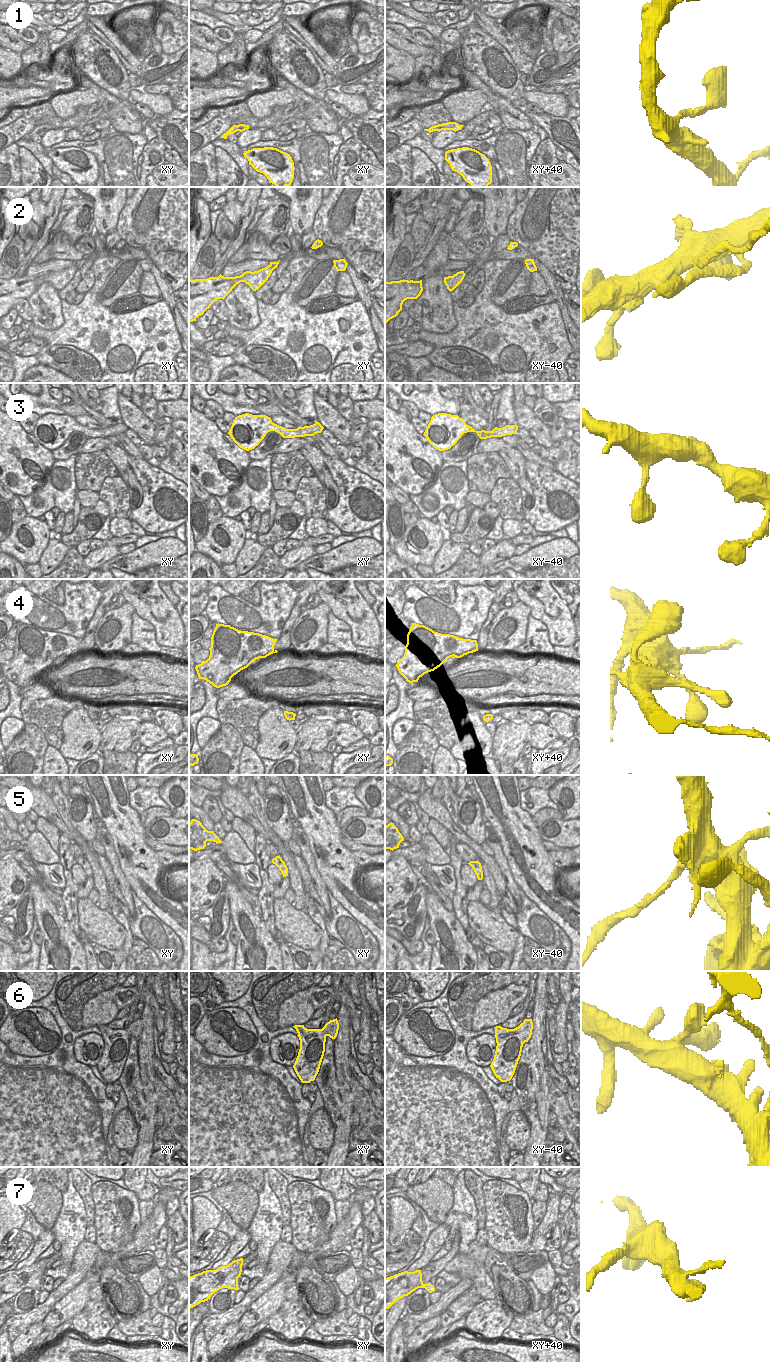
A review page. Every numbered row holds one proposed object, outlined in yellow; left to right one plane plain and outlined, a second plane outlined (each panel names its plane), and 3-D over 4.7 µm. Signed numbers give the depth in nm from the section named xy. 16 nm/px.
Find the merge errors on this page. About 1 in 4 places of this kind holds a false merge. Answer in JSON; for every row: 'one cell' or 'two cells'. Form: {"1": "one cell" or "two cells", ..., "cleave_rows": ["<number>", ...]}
{"1": "one cell", "2": "two cells", "3": "one cell", "4": "one cell", "5": "two cells", "6": "one cell", "7": "one cell", "cleave_rows": ["2", "5"]}

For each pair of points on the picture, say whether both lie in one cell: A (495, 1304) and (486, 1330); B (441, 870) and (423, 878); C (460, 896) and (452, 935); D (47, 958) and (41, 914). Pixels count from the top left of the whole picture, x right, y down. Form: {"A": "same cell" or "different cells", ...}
{"A": "same cell", "B": "different cells", "C": "different cells", "D": "same cell"}

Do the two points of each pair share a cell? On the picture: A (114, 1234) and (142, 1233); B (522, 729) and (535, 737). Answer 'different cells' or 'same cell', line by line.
A: different cells
B: different cells

